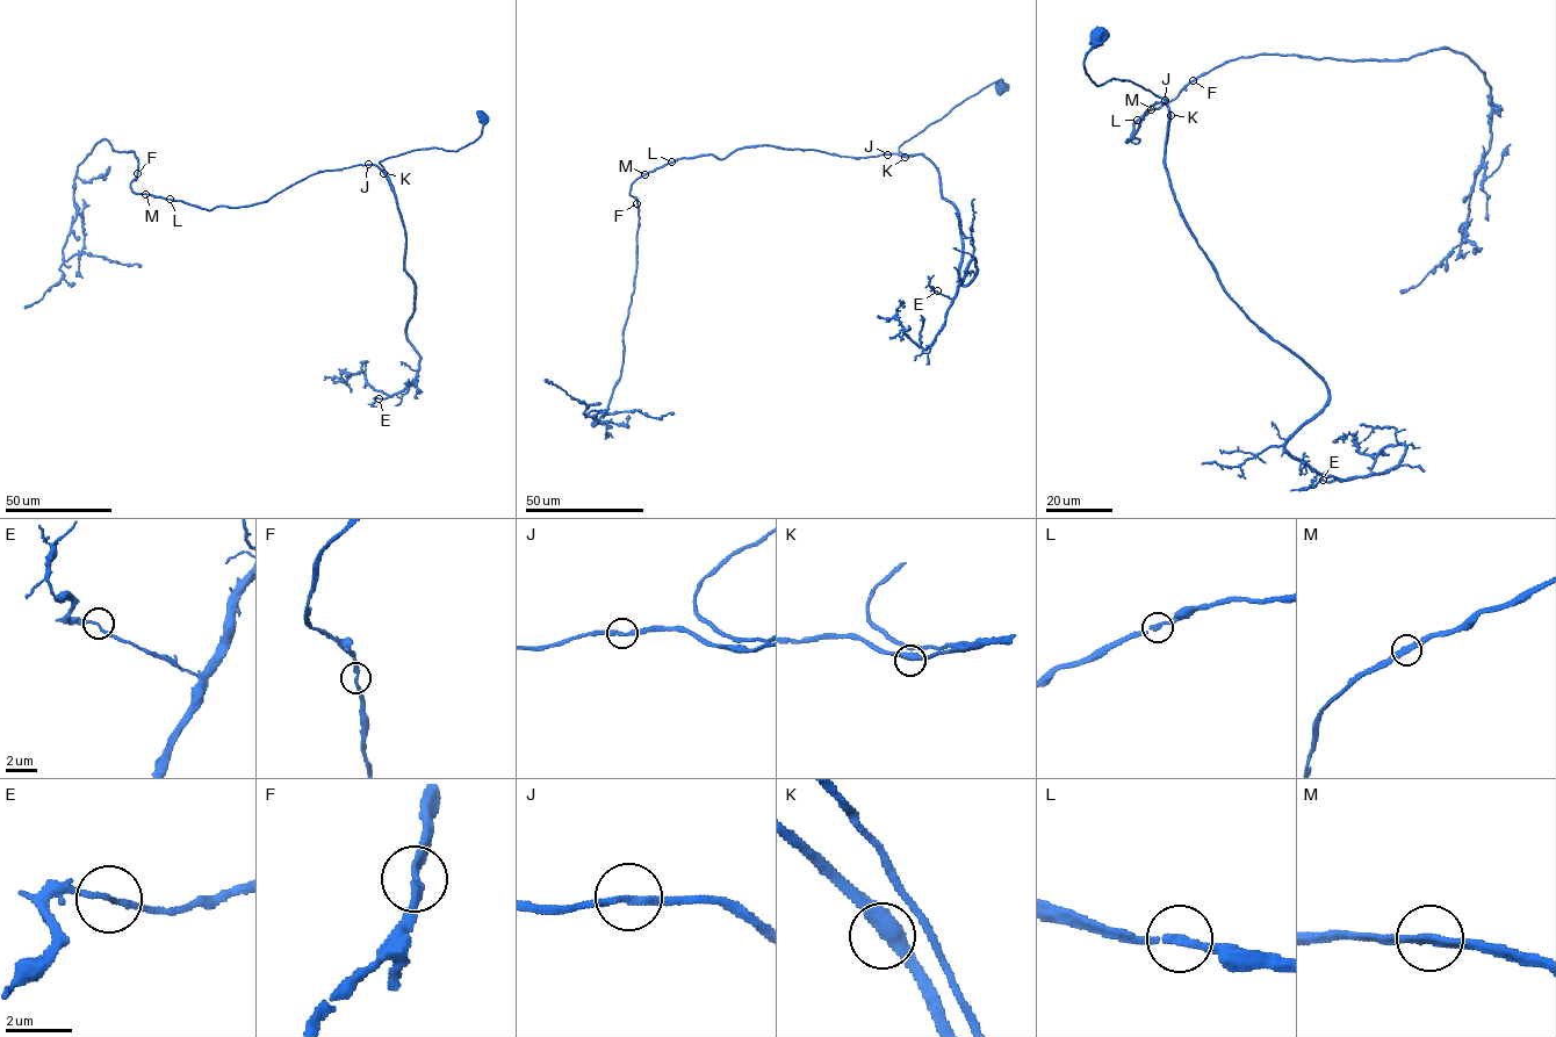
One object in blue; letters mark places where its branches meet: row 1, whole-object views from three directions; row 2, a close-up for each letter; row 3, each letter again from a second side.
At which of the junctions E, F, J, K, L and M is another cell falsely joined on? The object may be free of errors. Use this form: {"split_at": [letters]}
{"split_at": []}

